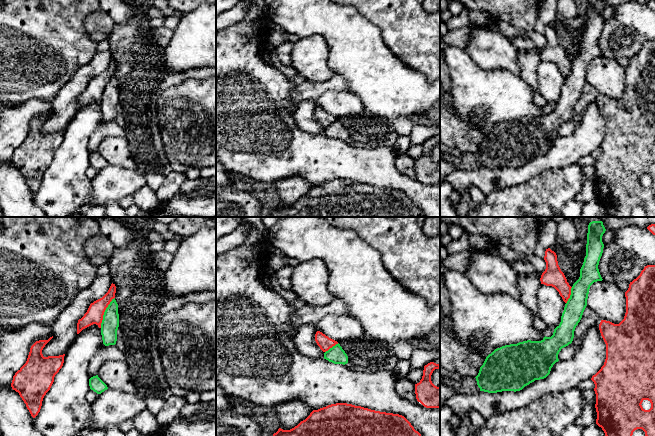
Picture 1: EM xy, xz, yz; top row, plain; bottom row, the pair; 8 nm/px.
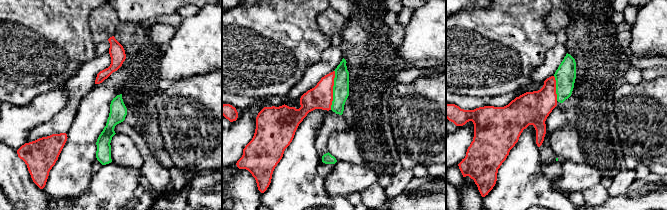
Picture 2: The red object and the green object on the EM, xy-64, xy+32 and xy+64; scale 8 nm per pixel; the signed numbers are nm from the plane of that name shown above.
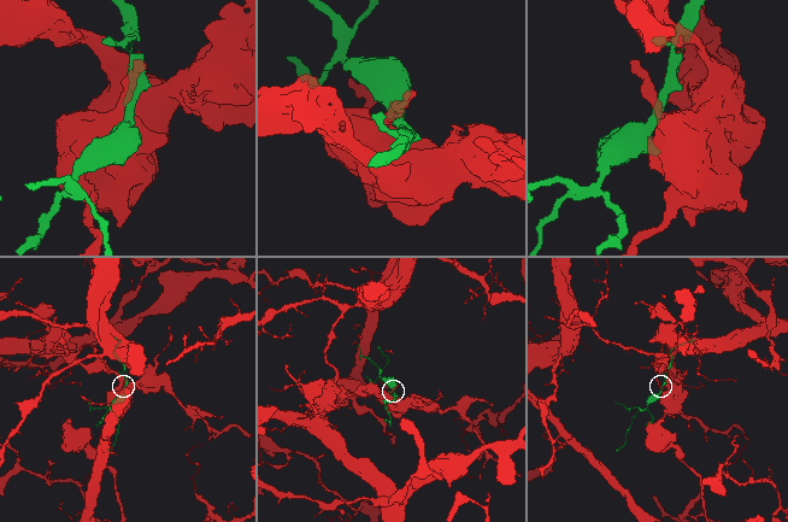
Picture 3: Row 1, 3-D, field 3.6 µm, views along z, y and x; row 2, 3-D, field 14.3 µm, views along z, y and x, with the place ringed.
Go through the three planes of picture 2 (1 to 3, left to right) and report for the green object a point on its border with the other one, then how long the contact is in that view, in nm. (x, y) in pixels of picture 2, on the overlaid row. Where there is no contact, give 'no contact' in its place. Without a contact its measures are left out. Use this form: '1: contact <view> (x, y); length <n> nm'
1: no contact
2: contact xy+32 (332, 90); length 320 nm
3: contact xy+64 (555, 88); length 200 nm

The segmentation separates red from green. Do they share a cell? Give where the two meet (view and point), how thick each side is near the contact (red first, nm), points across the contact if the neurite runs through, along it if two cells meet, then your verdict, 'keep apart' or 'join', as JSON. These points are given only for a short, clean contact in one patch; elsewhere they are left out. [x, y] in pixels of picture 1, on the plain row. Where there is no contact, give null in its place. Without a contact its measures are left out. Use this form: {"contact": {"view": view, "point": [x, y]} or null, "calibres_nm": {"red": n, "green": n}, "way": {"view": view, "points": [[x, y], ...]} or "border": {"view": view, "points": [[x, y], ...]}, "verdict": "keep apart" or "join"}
{"contact": {"view": "xy", "point": [104, 87]}, "calibres_nm": {"red": 140, "green": 140}, "border": {"view": "xy", "points": [[114, 73], [104, 88], [100, 103]]}, "verdict": "keep apart"}

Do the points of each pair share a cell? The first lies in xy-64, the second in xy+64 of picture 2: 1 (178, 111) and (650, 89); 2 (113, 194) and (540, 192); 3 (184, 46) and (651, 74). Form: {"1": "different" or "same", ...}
{"1": "same", "2": "different", "3": "different"}

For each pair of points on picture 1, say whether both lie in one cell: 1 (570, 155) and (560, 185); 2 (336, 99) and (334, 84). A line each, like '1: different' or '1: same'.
1: different
2: different

